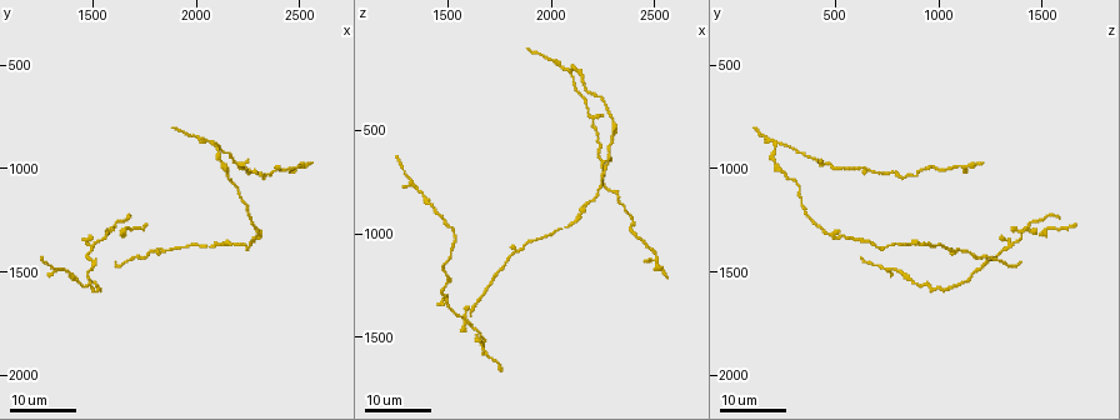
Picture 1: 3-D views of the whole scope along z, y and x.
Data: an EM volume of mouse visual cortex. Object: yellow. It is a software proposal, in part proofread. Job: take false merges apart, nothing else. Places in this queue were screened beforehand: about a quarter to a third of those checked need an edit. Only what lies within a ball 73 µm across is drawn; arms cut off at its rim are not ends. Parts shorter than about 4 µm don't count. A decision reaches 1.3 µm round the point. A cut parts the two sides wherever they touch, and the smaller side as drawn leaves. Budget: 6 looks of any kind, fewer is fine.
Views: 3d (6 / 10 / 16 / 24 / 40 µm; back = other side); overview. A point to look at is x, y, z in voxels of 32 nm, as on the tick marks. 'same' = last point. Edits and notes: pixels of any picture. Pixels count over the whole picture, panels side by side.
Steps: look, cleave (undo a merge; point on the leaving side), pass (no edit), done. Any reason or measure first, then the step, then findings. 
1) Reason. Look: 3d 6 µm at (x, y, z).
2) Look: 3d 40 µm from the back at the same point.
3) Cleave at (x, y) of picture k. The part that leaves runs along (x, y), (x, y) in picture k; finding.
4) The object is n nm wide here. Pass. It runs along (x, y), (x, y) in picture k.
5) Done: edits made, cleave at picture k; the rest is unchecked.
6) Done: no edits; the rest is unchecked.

Look: 3d 24 µm at (2520, 980, 1130).

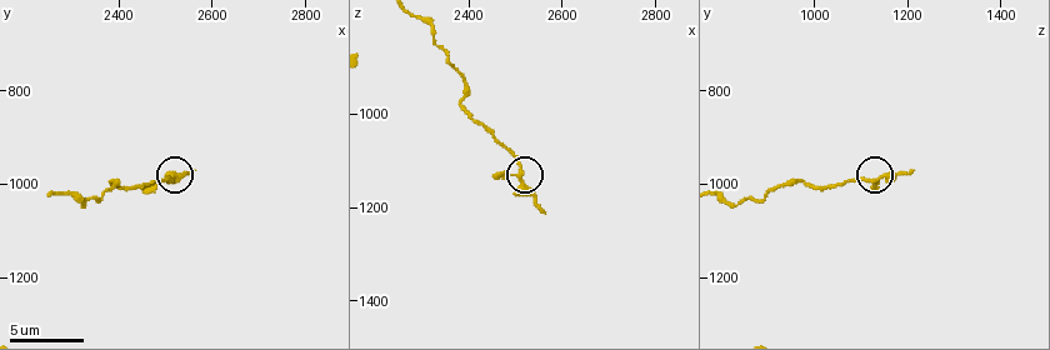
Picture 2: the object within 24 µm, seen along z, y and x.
Look: 3d 6 µm at (2510, 995, 1125).

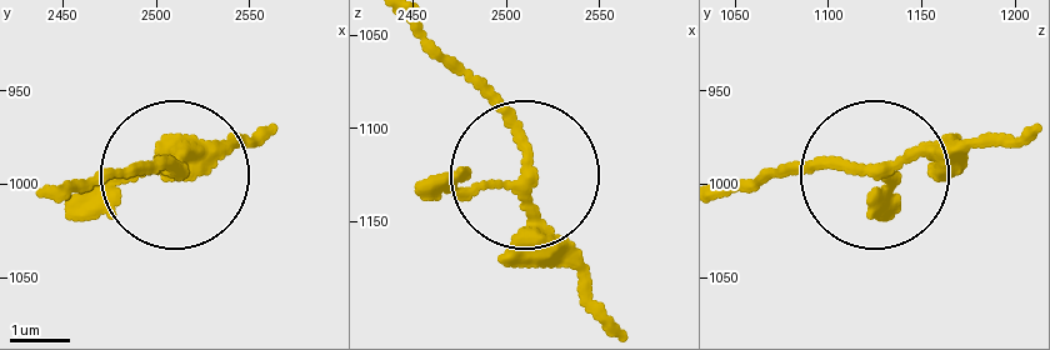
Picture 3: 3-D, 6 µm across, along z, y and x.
Pass. It runs along (48, 191), (153, 161), (168, 176), (226, 146) in picture 3; all the same cell.

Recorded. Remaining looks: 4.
Three-way junction. Look: 3d 24 µm at (2300, 1310, 470).

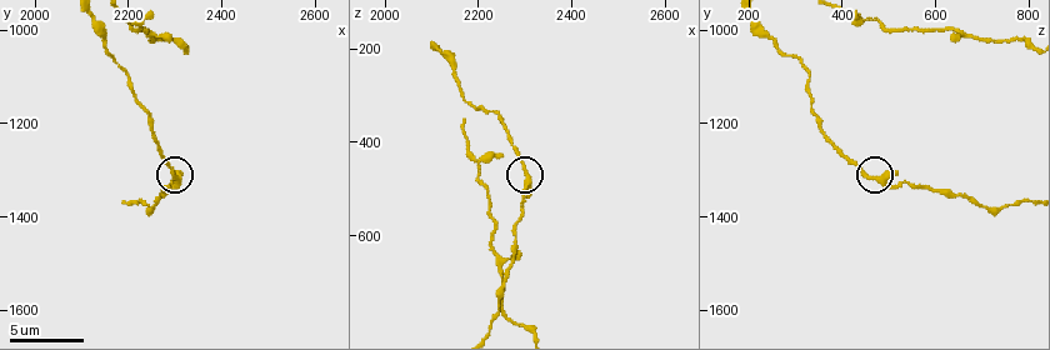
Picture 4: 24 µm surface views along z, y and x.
Look: 3d 6 µm at (2295, 1320, 465).

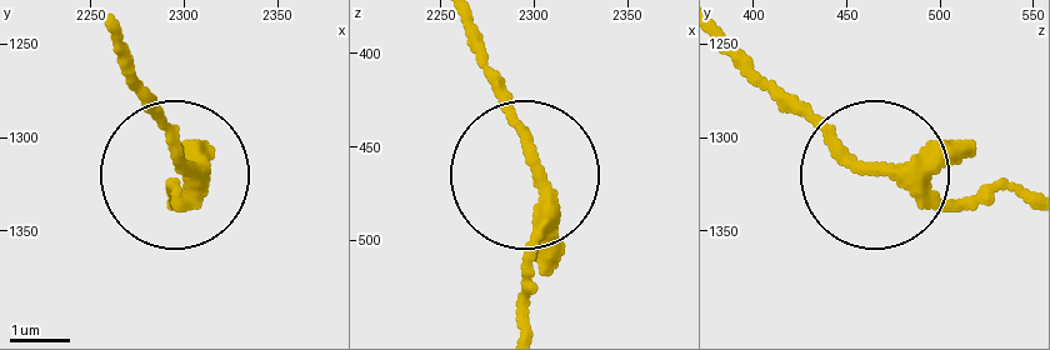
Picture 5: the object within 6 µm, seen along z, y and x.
3 arms meet here. Pass. All the same cell.

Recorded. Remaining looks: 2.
Arms part here. Look: 3d 16 µm at (2100, 880, 220).

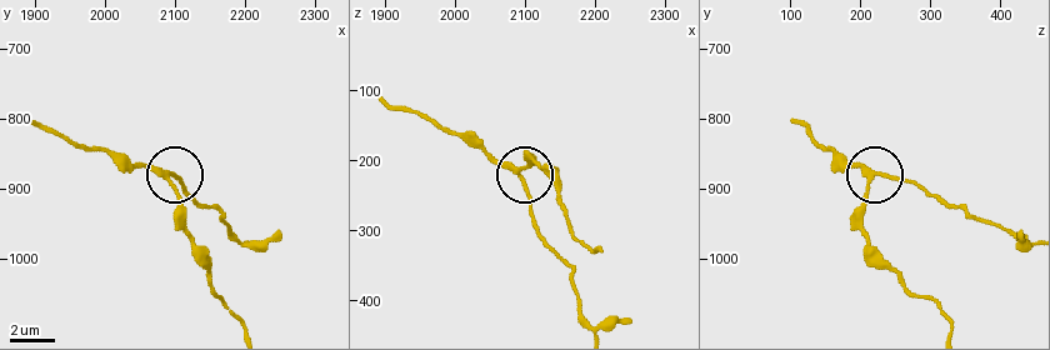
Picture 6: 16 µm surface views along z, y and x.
Look: 3d 10 µm at (2095, 880, 220).

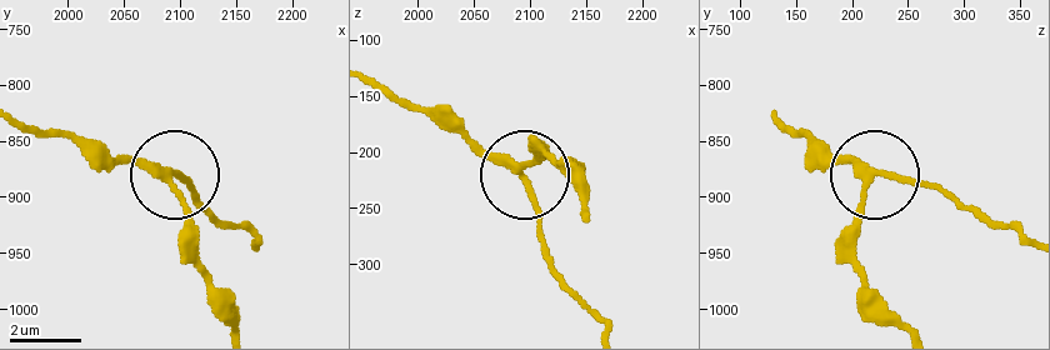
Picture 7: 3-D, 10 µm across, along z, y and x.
Pass. It runs along (240, 323), (201, 269), (171, 173), (91, 161) in picture 7; all the same cell.

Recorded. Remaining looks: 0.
Done: no edits; the rest is unchecked.

